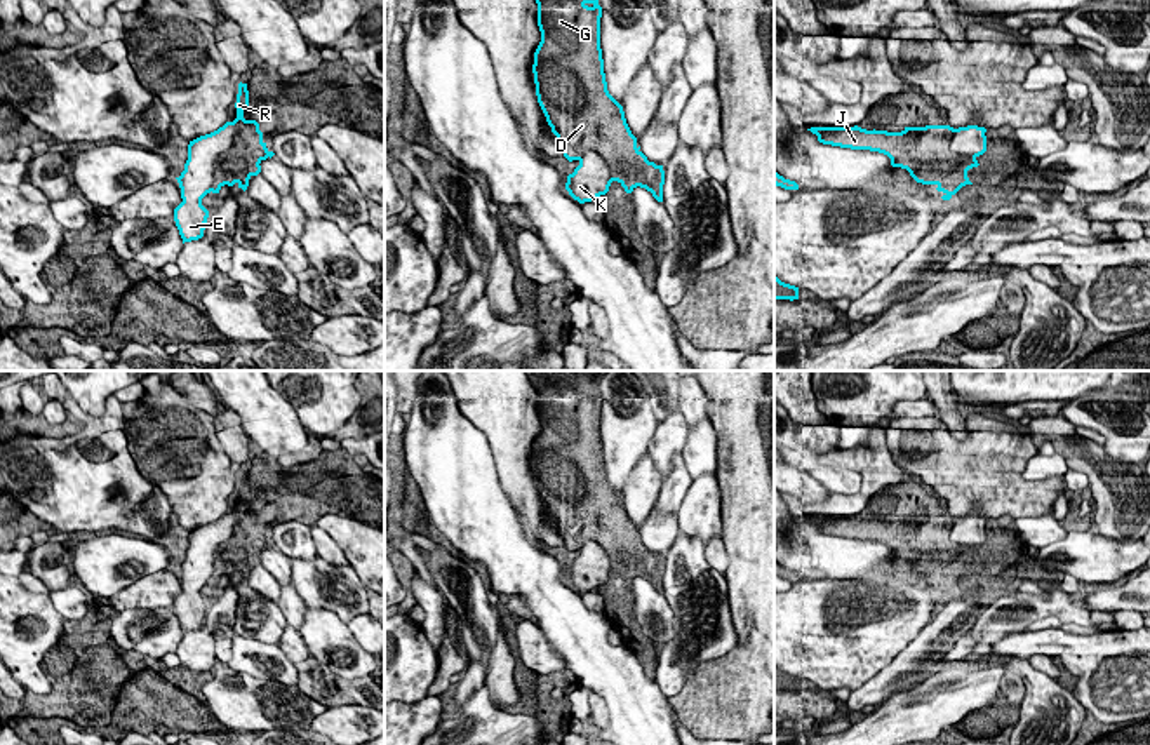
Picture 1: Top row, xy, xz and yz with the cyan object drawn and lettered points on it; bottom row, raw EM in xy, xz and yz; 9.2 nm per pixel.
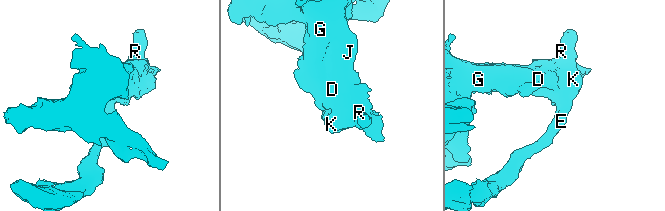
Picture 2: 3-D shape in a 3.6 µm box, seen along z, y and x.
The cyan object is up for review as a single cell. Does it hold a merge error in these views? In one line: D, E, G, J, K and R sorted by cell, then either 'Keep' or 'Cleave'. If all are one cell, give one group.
Groups: D G J / E K R. Cleave

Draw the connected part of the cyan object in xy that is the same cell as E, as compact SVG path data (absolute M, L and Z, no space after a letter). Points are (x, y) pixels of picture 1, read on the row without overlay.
M226 512L217 520L200 526L188 534L188 550L177 569L183 592L174 599L174 611L184 632L204 627L209 601L202 588L214 574L216 552L230 540L235 526L235 513Z

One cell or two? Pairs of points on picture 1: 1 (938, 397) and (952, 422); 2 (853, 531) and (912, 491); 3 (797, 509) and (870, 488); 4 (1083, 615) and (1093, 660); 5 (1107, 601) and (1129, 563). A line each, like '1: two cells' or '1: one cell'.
1: one cell
2: one cell
3: one cell
4: two cells
5: two cells

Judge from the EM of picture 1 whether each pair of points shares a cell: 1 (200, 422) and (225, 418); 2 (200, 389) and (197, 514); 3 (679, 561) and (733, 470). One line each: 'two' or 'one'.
1: two
2: two
3: two

